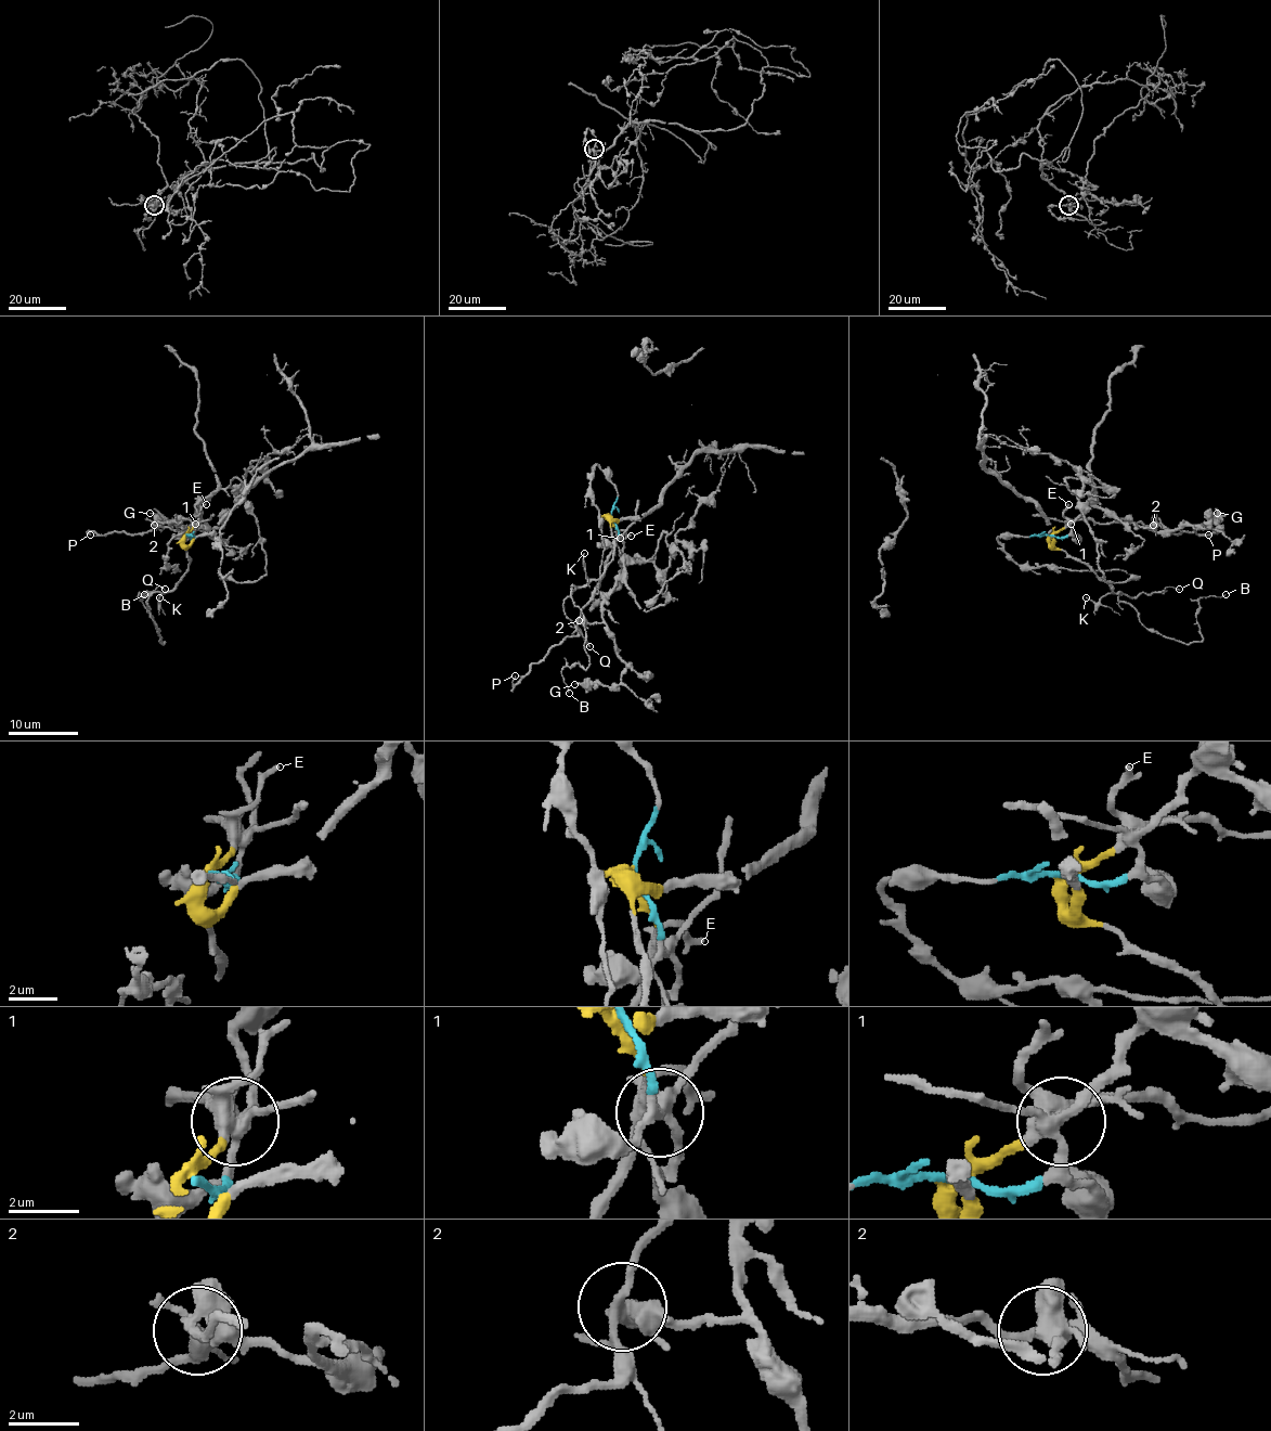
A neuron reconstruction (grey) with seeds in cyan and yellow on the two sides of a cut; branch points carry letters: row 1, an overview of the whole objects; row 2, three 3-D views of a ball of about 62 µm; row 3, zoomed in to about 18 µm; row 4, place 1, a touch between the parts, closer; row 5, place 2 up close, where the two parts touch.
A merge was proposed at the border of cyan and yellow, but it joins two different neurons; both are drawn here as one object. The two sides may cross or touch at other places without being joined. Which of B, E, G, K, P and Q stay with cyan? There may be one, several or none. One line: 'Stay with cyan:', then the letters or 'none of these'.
Stay with cyan: G

